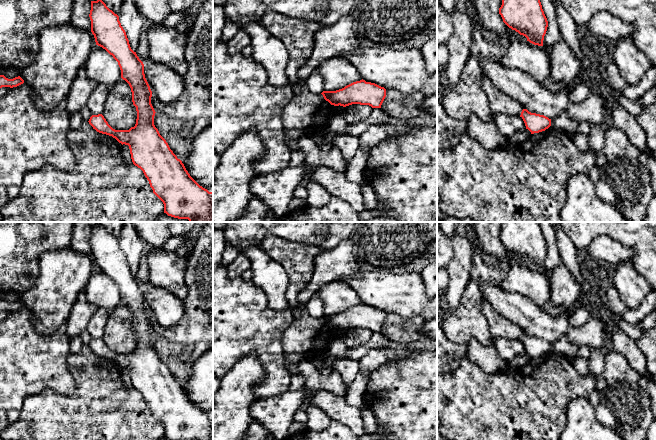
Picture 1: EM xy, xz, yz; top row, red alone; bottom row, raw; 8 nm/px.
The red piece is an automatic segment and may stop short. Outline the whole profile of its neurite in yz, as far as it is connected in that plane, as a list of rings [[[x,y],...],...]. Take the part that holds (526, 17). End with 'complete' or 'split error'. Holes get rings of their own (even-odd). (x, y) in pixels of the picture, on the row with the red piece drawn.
[[[502,0],[499,8],[503,22],[512,30],[527,38],[534,45],[543,46],[548,21],[542,9],[540,0]]]; complete

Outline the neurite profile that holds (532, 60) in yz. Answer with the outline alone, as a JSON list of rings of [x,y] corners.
[[[520,39],[510,42],[499,64],[505,68],[517,69],[540,84],[549,78],[551,72],[547,49]]]

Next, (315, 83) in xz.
[[[314,70],[307,78],[306,86],[309,91],[316,94],[321,94],[324,91],[324,79]]]

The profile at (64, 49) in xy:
[[[69,22],[41,29],[39,45],[33,63],[19,71],[19,76],[31,88],[36,107],[40,111],[50,111],[66,100],[78,71],[84,66],[96,42],[91,31],[77,28]]]

